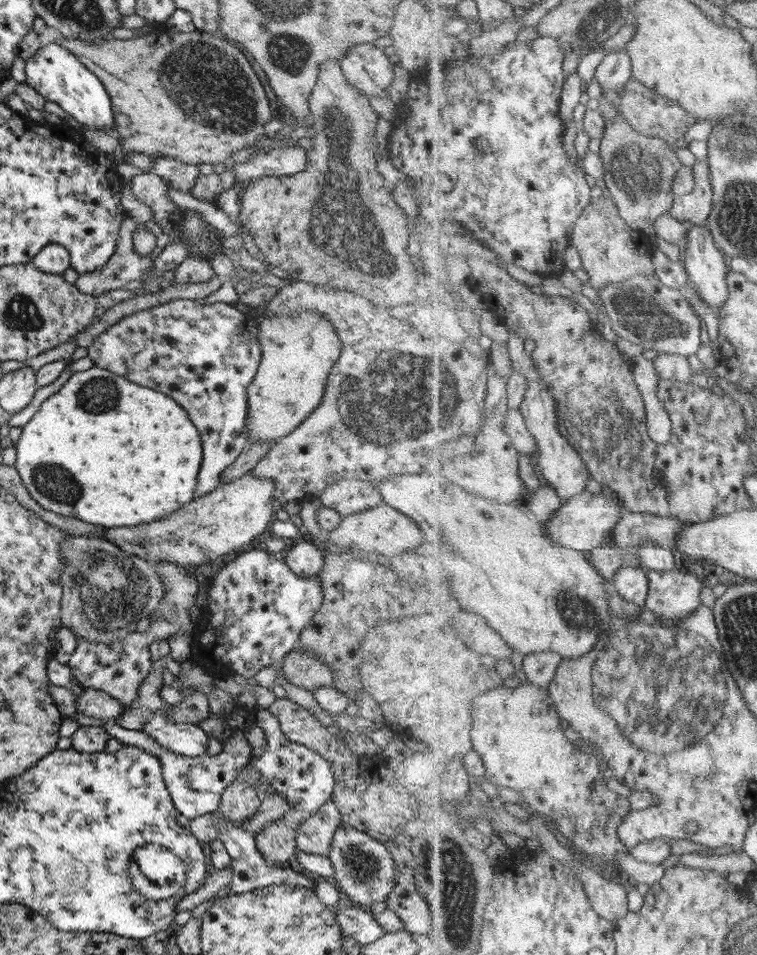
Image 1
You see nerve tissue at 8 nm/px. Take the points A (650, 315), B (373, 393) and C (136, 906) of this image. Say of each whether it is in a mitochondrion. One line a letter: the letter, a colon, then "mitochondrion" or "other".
A: mitochondrion
B: mitochondrion
C: other

